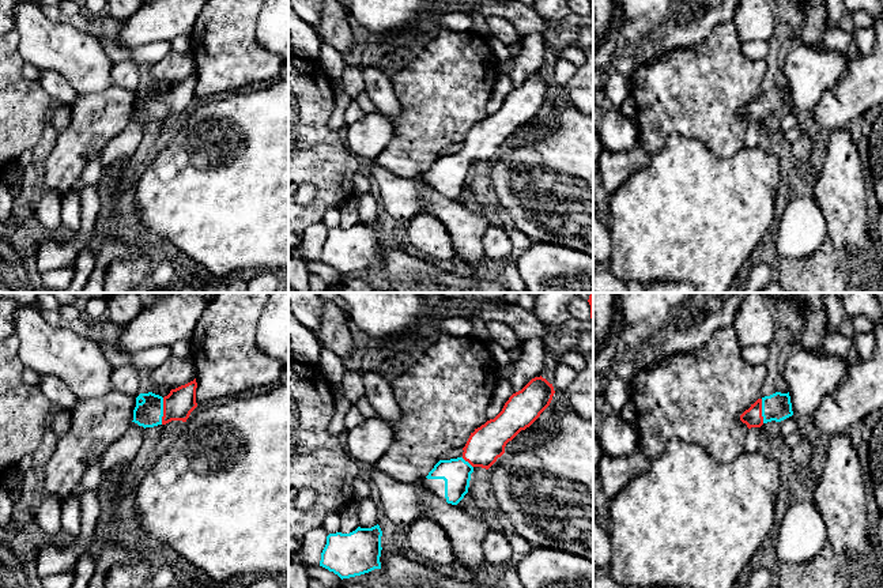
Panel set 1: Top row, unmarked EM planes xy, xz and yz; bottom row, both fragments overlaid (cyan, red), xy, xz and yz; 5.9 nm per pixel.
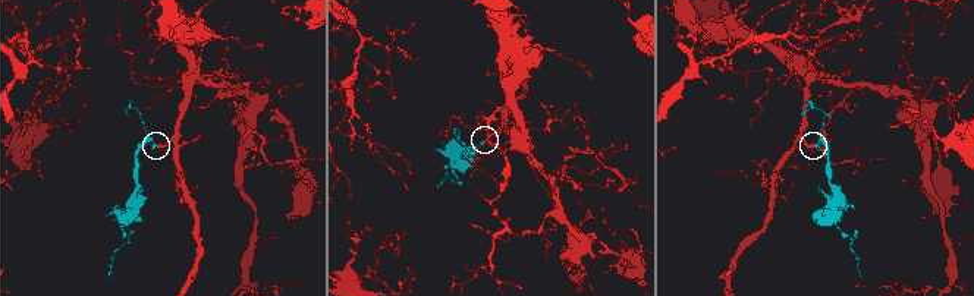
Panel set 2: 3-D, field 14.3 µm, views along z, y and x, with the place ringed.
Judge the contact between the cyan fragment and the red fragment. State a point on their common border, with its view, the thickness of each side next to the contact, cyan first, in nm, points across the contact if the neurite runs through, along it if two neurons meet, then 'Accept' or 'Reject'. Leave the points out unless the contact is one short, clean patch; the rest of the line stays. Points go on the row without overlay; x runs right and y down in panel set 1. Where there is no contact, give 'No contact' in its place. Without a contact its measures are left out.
Touches cyan at xy (162, 106). Thickness 160 nm (cyan) against 180 nm. Path across: xy (148, 108), (162, 106), (177, 101). Accept

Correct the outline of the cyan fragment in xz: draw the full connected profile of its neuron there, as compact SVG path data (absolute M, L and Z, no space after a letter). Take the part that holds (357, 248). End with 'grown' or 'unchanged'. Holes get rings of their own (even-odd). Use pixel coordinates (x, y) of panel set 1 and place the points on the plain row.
M380 220L358 222L350 229L329 229L321 248L320 261L337 270L341 275L381 264Z | unchanged

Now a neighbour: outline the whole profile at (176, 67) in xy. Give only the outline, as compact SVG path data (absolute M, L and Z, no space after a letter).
M171 50L163 60L151 67L151 76L159 90L162 84L176 84L196 74L196 61L190 52Z

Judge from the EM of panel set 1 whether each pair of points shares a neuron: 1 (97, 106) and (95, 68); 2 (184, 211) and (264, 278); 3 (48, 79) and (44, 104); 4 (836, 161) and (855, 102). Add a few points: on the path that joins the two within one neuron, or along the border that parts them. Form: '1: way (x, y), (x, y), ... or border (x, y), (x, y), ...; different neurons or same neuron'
1: border (112, 86), (79, 95); different neurons
2: border (261, 268), (274, 271); different neurons
3: border (37, 80), (55, 102); different neurons
4: border (845, 125), (830, 132); different neurons

